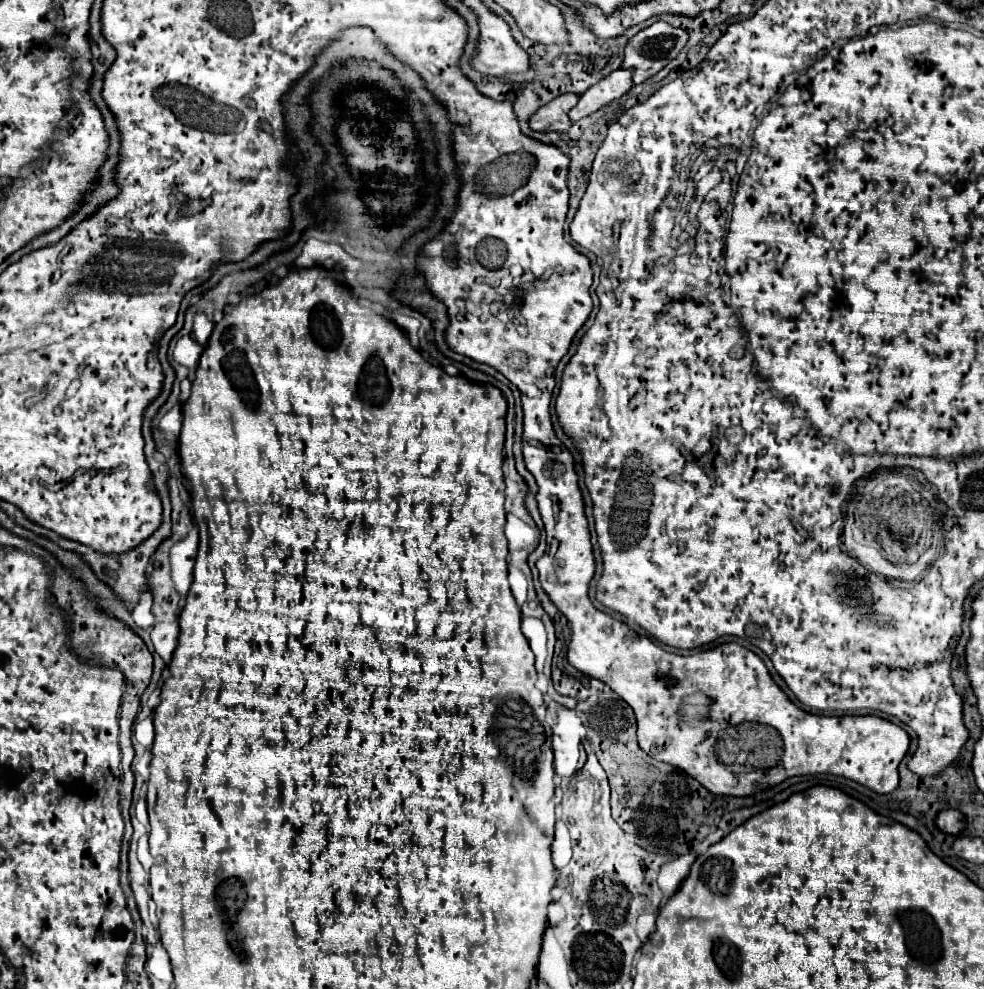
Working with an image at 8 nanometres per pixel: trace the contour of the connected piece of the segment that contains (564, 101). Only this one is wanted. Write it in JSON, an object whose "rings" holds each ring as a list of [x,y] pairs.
{"rings":[[[578,94],[558,96],[530,118],[530,128],[538,132],[568,132],[572,126],[568,112],[572,110],[572,106],[576,106],[576,102]]]}

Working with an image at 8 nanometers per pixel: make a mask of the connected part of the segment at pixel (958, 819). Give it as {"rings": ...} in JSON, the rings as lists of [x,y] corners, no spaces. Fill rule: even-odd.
{"rings":[[[942,810],[936,818],[936,826],[946,834],[960,834],[966,828],[966,820],[958,810]]]}

